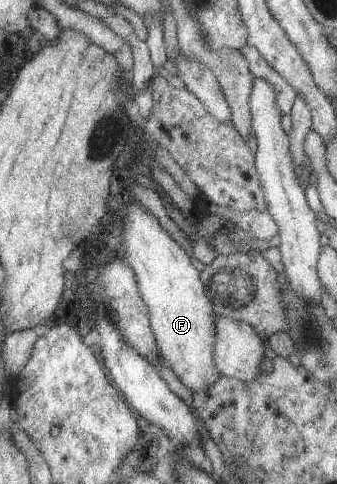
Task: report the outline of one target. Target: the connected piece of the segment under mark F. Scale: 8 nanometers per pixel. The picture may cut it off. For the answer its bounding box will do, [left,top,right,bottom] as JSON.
[121,205,223,394]

